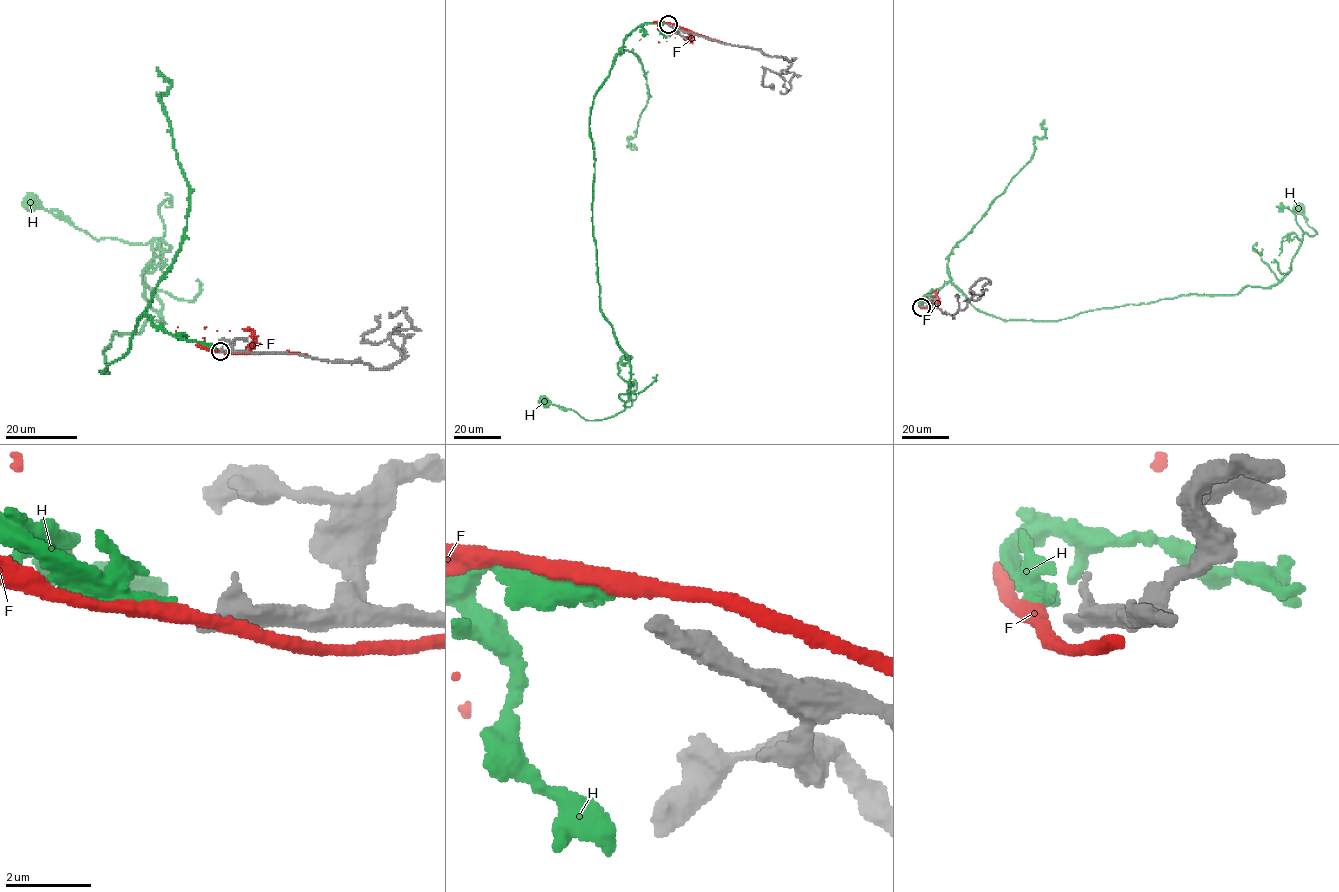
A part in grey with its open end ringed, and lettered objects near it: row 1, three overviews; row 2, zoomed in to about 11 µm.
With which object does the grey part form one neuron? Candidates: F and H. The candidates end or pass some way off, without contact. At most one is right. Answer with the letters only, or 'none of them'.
none of them

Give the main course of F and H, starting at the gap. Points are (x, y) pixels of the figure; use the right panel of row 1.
F: (921, 306), (939, 308)
H: (920, 306), (948, 282), (991, 315), (1040, 320), (1270, 287), (1290, 270), (1302, 235), (1317, 232), (1299, 209)

